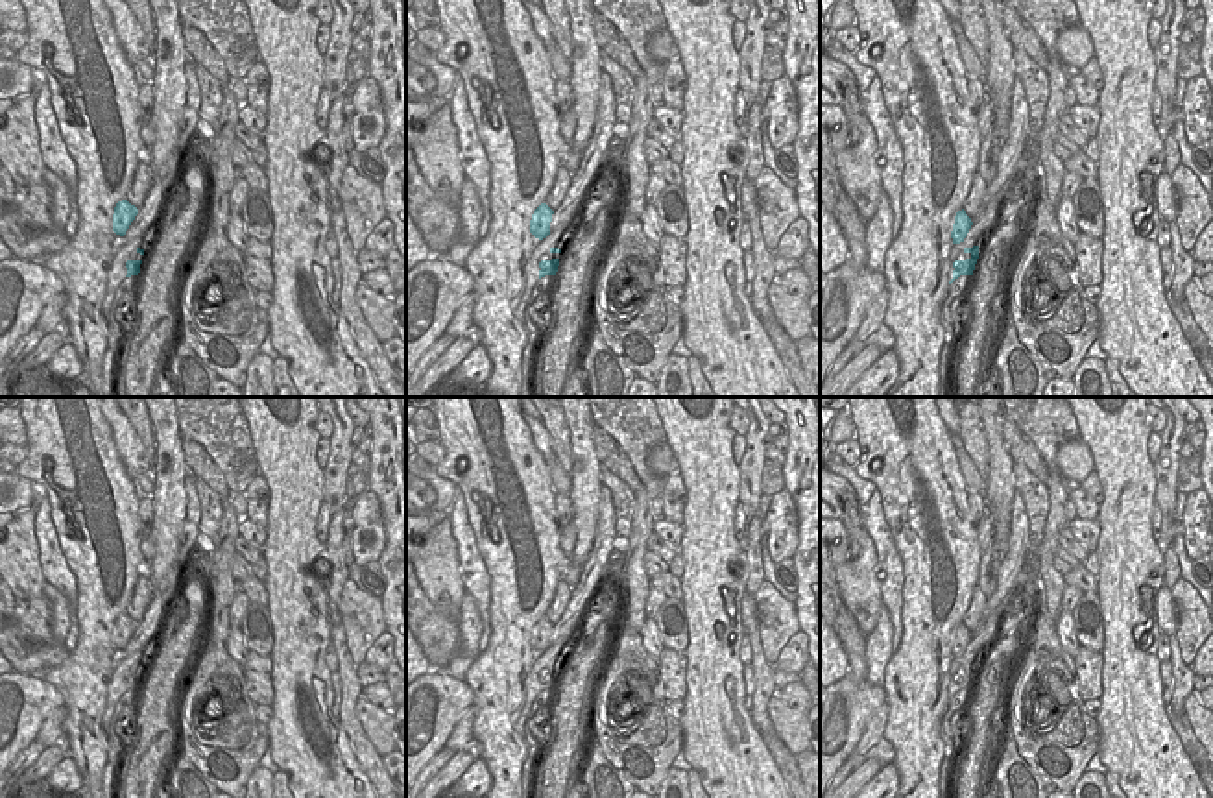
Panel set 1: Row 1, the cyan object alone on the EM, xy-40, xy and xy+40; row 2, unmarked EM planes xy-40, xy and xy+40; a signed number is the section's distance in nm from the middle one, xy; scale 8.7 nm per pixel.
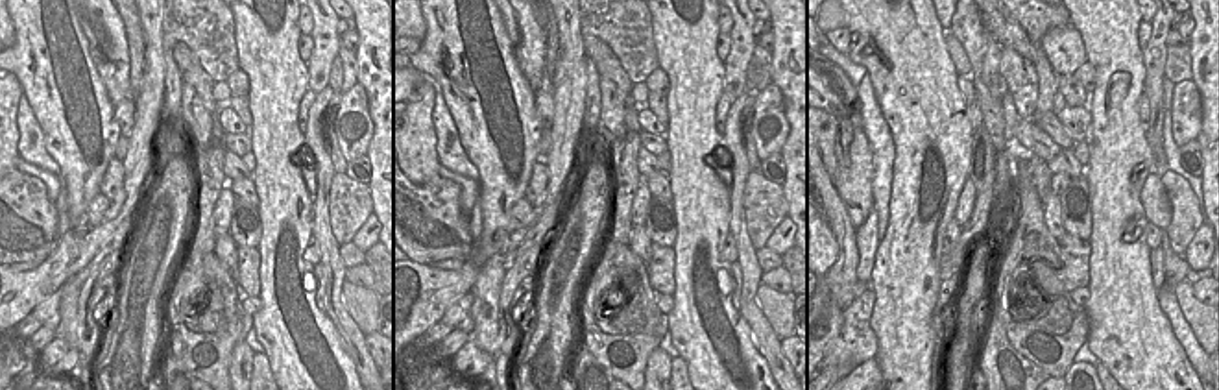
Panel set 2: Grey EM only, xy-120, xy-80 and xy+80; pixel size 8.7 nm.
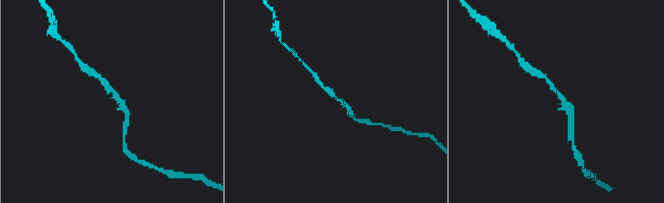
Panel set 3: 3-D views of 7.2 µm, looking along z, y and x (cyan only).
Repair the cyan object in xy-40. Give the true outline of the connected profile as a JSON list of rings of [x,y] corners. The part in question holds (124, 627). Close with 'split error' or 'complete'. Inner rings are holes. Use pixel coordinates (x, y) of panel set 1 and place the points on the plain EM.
[[[127,613],[118,615],[113,628],[113,645],[124,650],[137,628],[138,623]]]; complete

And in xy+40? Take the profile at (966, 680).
[[[979,659],[973,661],[964,661],[964,667],[969,667],[971,671],[966,674],[955,674],[953,676],[953,693],[949,695],[949,698],[958,693],[960,689],[973,689],[977,672],[979,672]]]; complete

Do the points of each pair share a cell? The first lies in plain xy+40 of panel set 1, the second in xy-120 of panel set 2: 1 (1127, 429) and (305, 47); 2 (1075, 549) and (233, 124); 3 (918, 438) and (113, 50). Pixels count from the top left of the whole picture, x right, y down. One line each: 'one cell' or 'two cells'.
1: two cells
2: two cells
3: two cells

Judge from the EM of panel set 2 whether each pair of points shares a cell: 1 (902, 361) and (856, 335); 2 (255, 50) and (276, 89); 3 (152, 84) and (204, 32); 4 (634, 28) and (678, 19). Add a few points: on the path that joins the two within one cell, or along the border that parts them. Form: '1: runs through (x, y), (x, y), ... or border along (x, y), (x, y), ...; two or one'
1: border along (872, 304), (870, 329), (876, 337), (876, 357); two
2: runs through (265, 60), (276, 71), (276, 80); one
3: border along (163, 28), (163, 109), (170, 115); two
4: border along (651, 19), (651, 37), (660, 65); two

